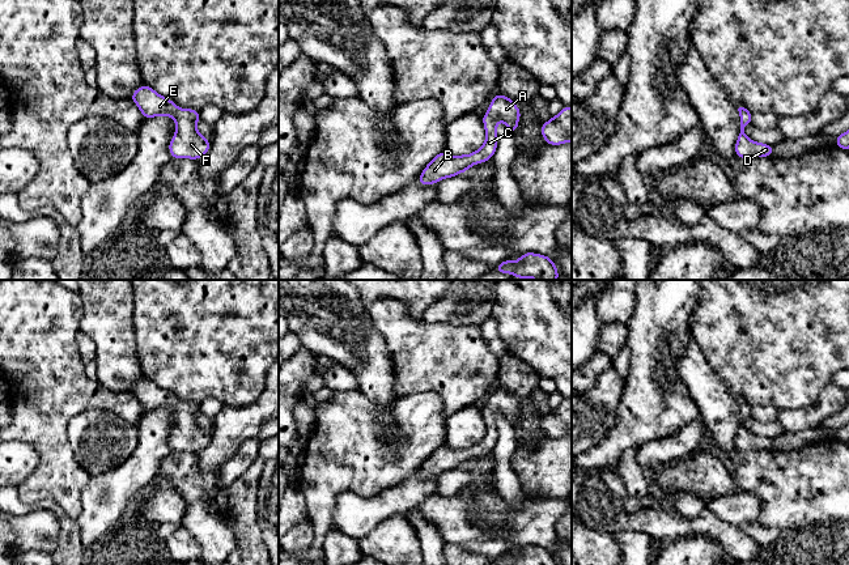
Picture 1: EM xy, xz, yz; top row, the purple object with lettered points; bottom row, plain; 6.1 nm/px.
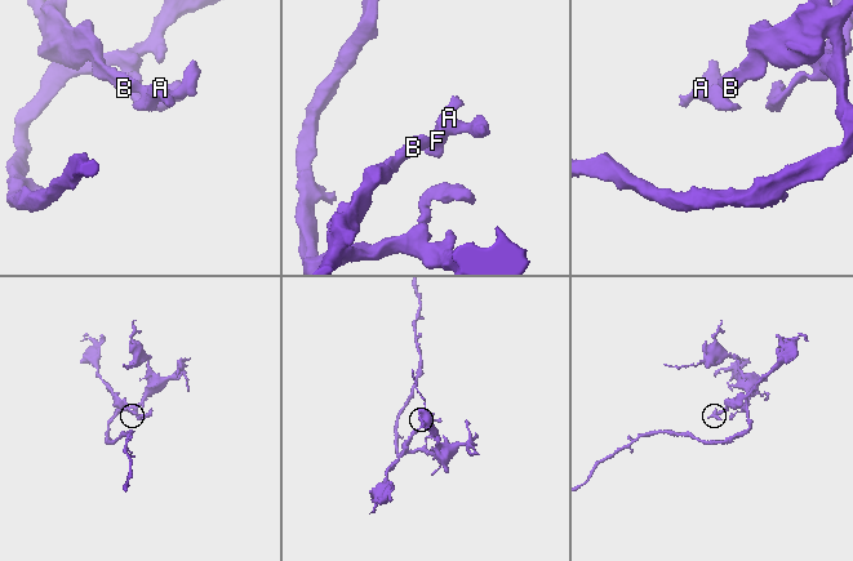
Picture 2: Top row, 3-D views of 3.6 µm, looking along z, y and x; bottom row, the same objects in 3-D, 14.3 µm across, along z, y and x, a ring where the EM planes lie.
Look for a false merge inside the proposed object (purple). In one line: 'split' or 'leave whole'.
leave whole

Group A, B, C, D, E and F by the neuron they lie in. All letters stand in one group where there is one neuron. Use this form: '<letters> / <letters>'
A B C D E F

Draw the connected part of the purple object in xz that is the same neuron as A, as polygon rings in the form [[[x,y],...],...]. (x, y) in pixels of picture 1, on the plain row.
[[[496,387],[483,408],[485,421],[484,437],[471,447],[453,449],[445,443],[438,446],[419,468],[423,479],[434,477],[467,464],[471,459],[491,453],[497,442],[497,415],[501,413],[514,426],[521,412],[519,400],[506,388]]]

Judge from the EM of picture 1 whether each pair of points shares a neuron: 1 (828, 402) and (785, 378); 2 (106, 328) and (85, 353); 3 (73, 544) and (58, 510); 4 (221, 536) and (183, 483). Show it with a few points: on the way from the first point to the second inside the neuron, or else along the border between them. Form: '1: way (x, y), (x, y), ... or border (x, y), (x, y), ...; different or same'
1: border (831, 382), (811, 404), (789, 408); different
2: border (80, 330), (94, 343), (94, 359); different
3: way (69, 536), (69, 527), (63, 518); same
4: way (208, 523), (198, 512), (196, 496); same

